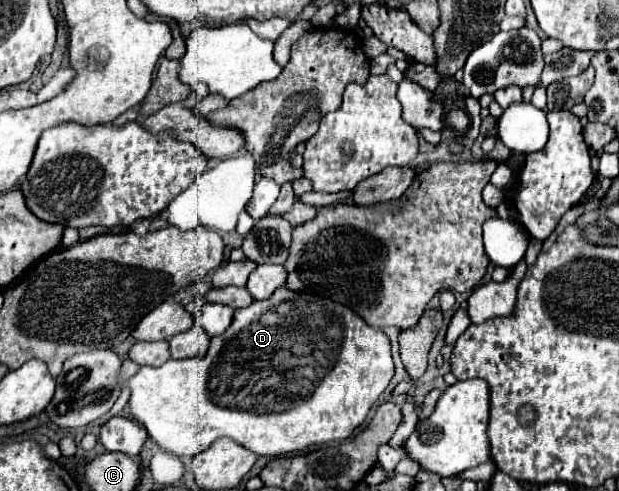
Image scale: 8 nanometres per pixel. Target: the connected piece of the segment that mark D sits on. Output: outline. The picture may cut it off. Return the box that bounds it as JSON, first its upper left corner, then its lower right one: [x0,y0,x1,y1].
[128,286,394,456]

